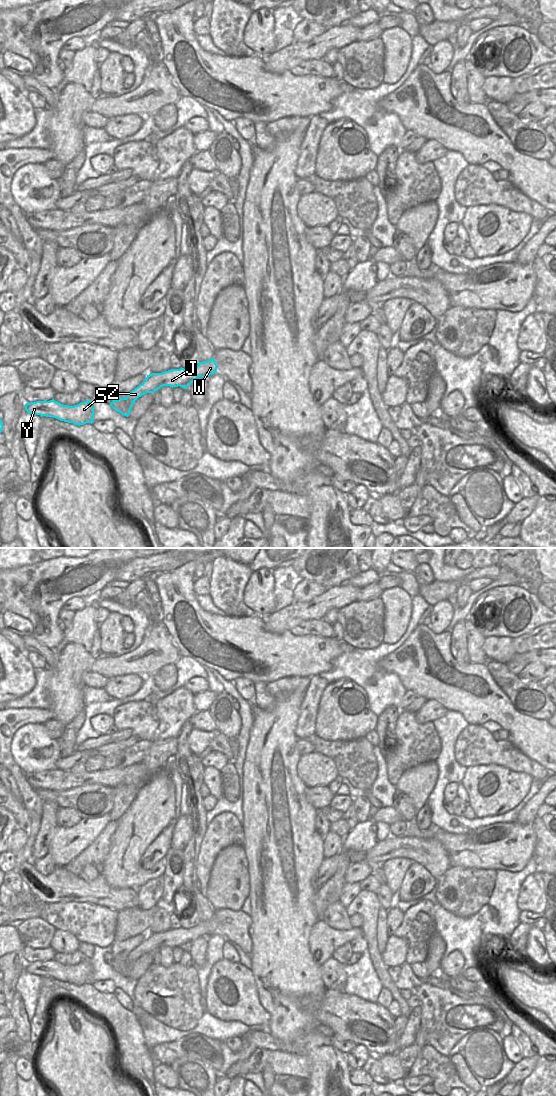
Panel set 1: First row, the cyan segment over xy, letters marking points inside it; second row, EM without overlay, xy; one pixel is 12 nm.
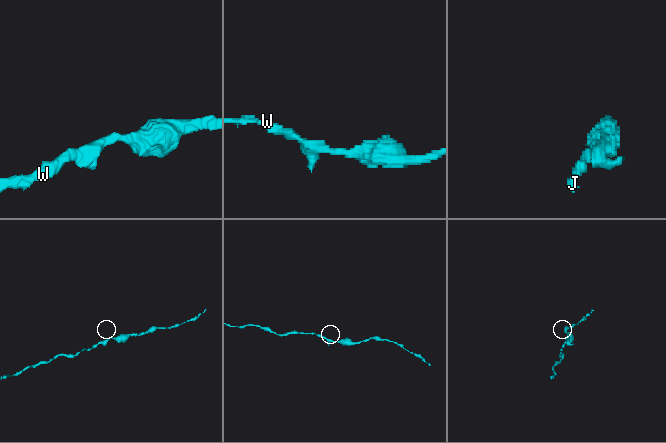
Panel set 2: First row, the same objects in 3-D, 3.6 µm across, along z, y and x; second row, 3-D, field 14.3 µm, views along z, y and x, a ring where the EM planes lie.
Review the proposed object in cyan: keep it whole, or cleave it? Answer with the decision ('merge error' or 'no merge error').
no merge error

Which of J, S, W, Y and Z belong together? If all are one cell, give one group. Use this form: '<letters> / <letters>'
J S W Y Z

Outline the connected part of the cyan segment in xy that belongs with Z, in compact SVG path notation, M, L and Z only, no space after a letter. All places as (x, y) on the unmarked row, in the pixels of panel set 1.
M214 918L209 921L199 922L197 926L190 929L171 929L162 933L147 935L145 941L132 950L126 958L112 960L110 966L117 972L128 977L134 962L146 953L154 953L162 946L182 947L183 949L198 937L209 937L217 932L217 924Z

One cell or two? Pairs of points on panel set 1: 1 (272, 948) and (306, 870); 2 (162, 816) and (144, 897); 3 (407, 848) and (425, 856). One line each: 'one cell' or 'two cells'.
1: one cell
2: two cells
3: one cell

